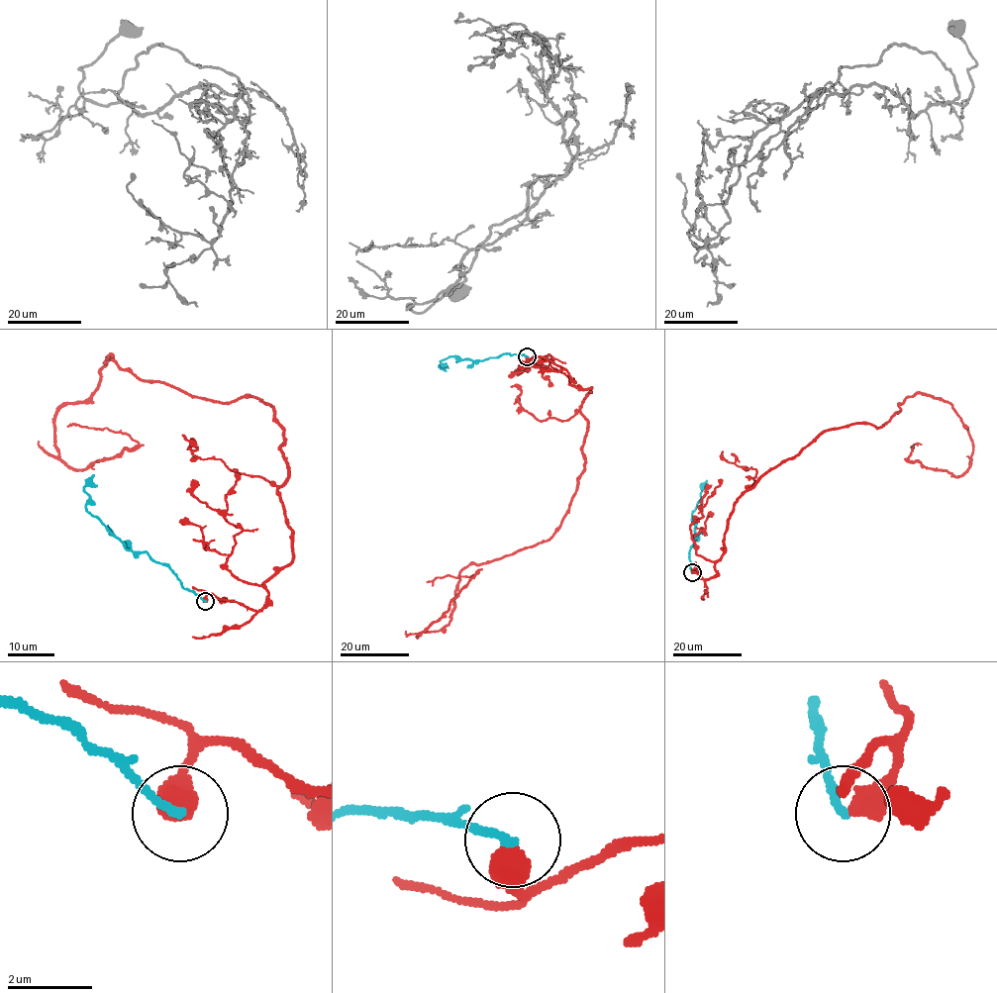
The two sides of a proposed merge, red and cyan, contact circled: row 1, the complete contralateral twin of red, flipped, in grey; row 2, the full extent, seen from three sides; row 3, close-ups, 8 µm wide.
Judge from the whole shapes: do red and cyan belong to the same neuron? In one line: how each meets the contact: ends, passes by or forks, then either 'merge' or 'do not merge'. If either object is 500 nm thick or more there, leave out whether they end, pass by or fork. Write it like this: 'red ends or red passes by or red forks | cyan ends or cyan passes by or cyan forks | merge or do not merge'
merge

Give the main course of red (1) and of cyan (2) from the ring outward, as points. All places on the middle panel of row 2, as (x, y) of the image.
1: (527, 357), (591, 388), (569, 511), (546, 541), (470, 563), (449, 622), (418, 637), (478, 572), (427, 581)
2: (527, 356), (502, 353), (473, 361), (449, 356), (441, 360), (444, 364), (439, 365), (446, 370)

